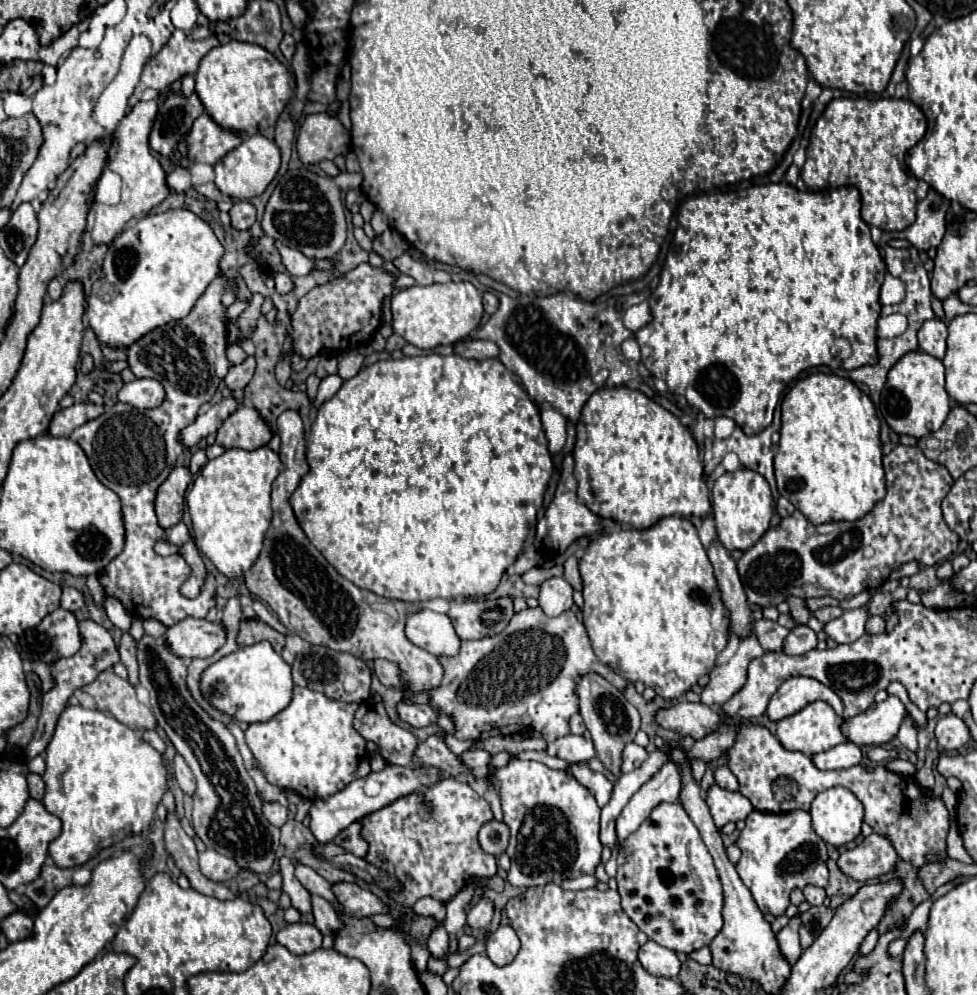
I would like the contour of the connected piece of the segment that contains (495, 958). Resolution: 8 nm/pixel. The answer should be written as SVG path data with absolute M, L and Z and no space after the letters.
M500 924L498 930L486 942L486 954L496 966L506 966L520 950L520 938L512 926Z

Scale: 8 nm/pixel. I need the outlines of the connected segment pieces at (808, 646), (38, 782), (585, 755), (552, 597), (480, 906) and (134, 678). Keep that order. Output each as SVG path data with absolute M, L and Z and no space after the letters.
M798 624L798 626L796 626L794 630L790 630L790 634L786 636L784 646L782 646L782 652L784 652L784 654L798 656L798 654L804 654L804 652L808 652L808 650L814 650L816 644L818 644L816 634L814 634L808 626Z
M28 774L28 788L30 788L30 796L36 800L44 798L44 782L42 776L38 774Z
M568 734L564 738L558 738L556 742L548 744L546 752L550 756L558 756L568 762L584 762L596 754L594 744L590 740L586 740L584 736L576 736L576 734Z
M550 578L540 584L538 604L548 616L558 616L574 604L572 600L572 586L564 578Z
M482 898L470 912L468 912L468 926L474 930L488 928L494 916L494 902L490 898Z
M124 632L122 634L122 640L120 640L120 662L126 666L126 670L128 670L128 682L132 684L132 686L138 686L140 682L138 682L138 660L136 660L136 642L134 642L134 638L128 634L128 632Z

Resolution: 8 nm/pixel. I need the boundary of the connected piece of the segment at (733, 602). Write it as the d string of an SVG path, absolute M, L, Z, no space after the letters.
M718 540L708 548L708 558L712 562L714 576L722 592L722 602L730 614L730 634L746 638L752 632L752 618L750 618L752 610L748 606L742 582L738 578L736 562Z

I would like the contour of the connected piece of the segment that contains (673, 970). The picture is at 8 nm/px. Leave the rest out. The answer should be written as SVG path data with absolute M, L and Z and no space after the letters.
M648 940L644 946L640 946L638 960L640 960L642 968L646 972L650 972L652 976L676 978L678 972L680 972L678 956L672 950L664 948L664 946L660 946L660 944L652 942L652 940Z

